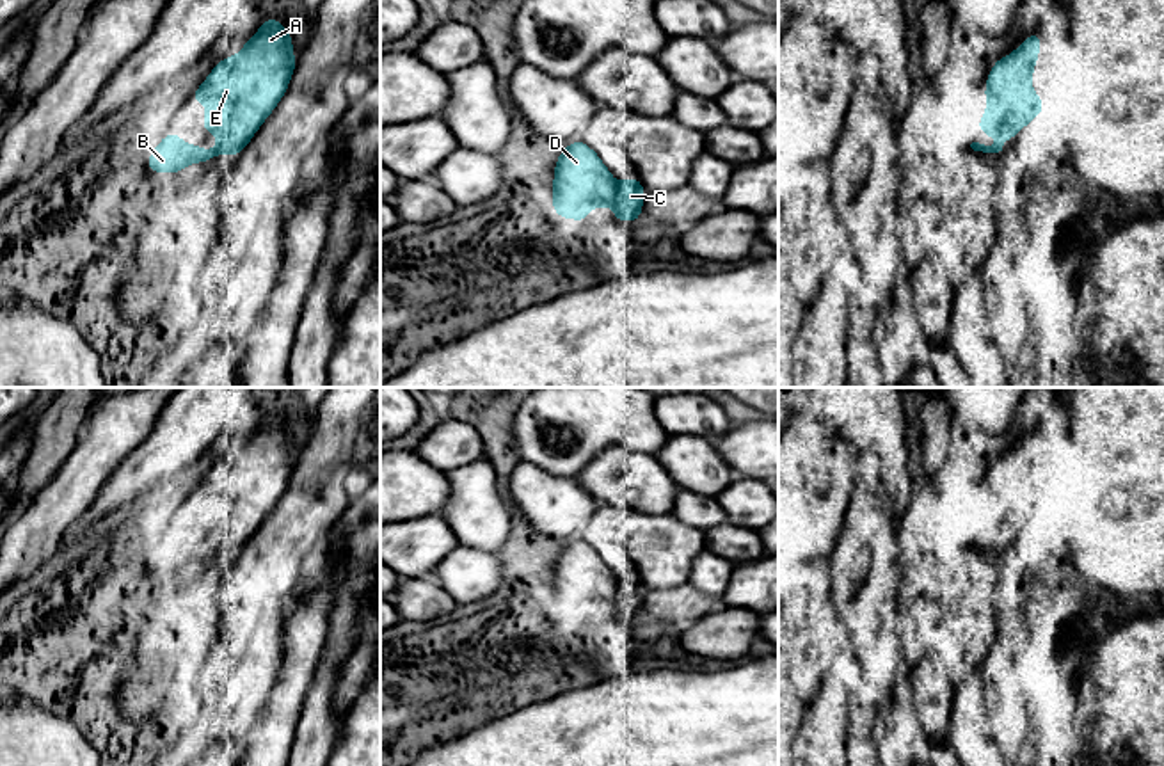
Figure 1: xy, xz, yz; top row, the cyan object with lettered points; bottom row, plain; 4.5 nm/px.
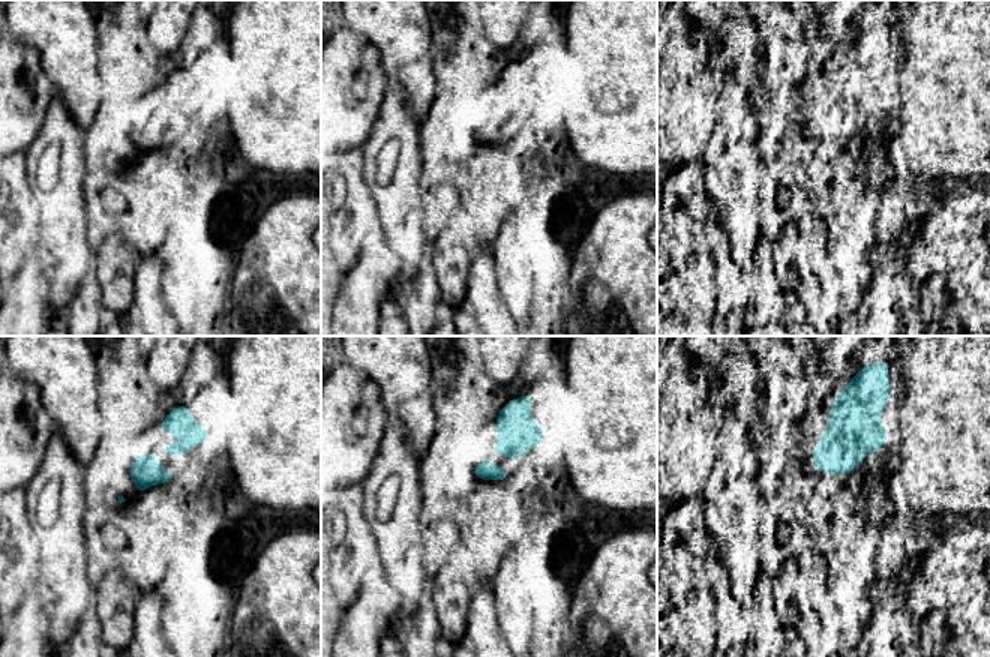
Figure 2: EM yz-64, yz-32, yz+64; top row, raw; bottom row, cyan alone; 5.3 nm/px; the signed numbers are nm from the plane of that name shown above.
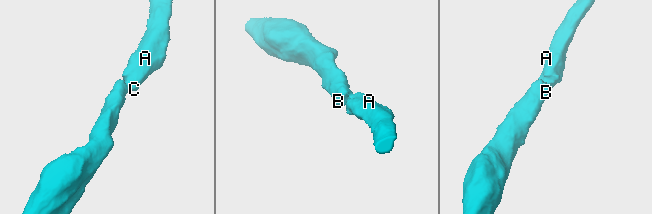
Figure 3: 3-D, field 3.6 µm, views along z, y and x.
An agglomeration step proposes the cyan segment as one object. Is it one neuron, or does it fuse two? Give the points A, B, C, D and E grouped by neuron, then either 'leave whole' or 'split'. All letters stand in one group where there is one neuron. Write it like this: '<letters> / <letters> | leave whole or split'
A B C D E | leave whole

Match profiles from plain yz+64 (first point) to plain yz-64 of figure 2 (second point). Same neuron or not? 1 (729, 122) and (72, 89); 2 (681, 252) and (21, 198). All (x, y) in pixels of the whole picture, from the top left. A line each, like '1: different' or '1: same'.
1: different
2: same

